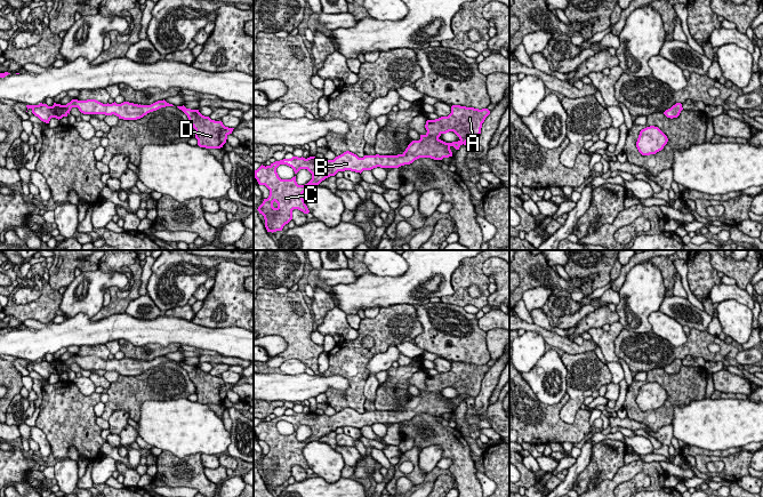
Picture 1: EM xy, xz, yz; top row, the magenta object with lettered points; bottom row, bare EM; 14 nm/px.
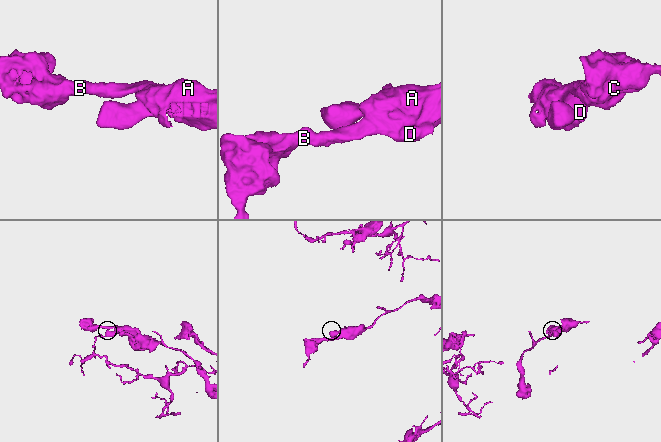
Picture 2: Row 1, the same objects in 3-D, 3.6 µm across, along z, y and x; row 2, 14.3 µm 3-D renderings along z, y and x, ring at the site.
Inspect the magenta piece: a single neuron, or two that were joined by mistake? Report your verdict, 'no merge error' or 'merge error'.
no merge error

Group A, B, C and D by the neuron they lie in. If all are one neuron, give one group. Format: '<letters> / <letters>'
A B C D

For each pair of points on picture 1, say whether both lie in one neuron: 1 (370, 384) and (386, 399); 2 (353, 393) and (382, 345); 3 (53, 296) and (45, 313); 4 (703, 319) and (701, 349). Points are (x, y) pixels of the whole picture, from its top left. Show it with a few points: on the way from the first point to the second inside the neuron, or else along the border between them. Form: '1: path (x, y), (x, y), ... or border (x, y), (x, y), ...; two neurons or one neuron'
1: border (378, 385), (374, 400); two neurons
2: path (356, 381), (356, 367), (369, 354); one neuron
3: path (49, 301), (45, 309); one neuron
4: border (690, 327), (706, 331); two neurons

